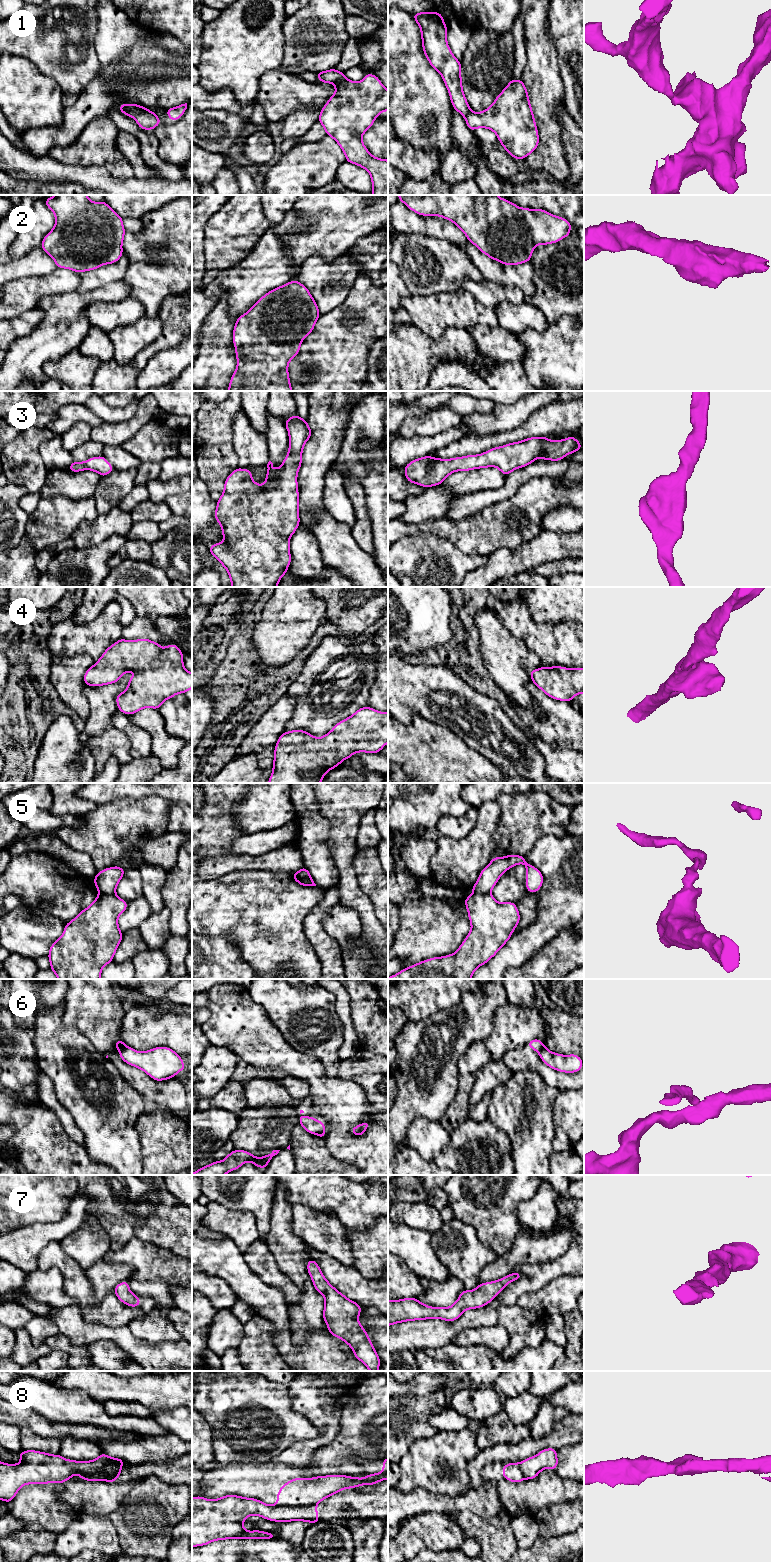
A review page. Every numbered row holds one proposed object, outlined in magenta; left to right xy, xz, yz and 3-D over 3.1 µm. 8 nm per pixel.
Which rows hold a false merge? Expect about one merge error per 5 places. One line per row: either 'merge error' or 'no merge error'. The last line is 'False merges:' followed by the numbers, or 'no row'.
1: merge error
2: no merge error
3: no merge error
4: no merge error
5: merge error
6: merge error
7: no merge error
8: merge error
False merges: 1, 5, 6, 8

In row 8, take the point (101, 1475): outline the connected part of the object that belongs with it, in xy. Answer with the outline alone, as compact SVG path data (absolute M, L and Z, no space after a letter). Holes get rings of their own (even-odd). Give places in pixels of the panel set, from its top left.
M114 1464L112 1466L106 1466L98 1472L80 1474L80 1478L81 1480L88 1480L88 1481L106 1481L107 1477L112 1475L115 1471L117 1470L121 1471L122 1464Z

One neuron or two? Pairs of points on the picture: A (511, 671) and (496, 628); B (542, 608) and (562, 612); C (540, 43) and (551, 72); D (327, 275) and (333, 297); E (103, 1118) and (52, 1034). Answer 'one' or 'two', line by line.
A: one
B: one
C: one
D: one
E: one

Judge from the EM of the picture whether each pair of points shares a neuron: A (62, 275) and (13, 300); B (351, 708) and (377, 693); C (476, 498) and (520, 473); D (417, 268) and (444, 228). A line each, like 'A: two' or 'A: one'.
A: one
B: two
C: one
D: two

